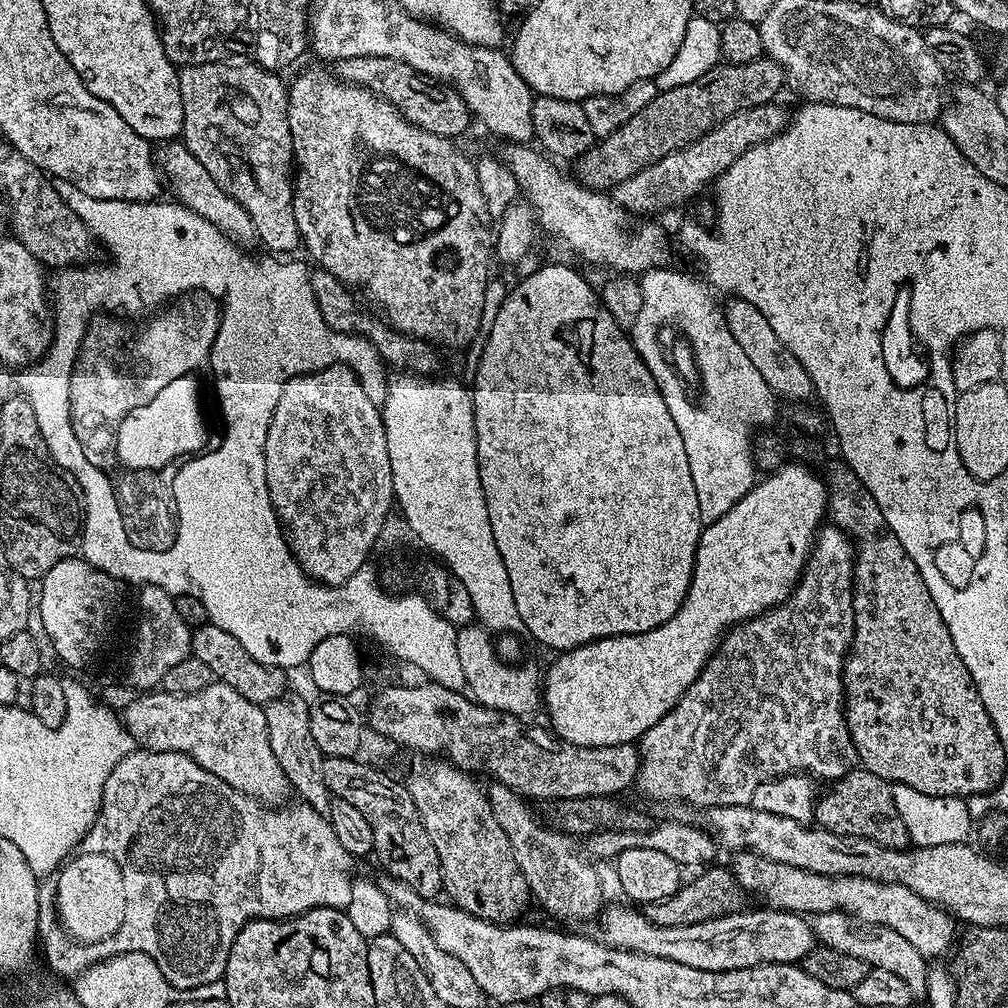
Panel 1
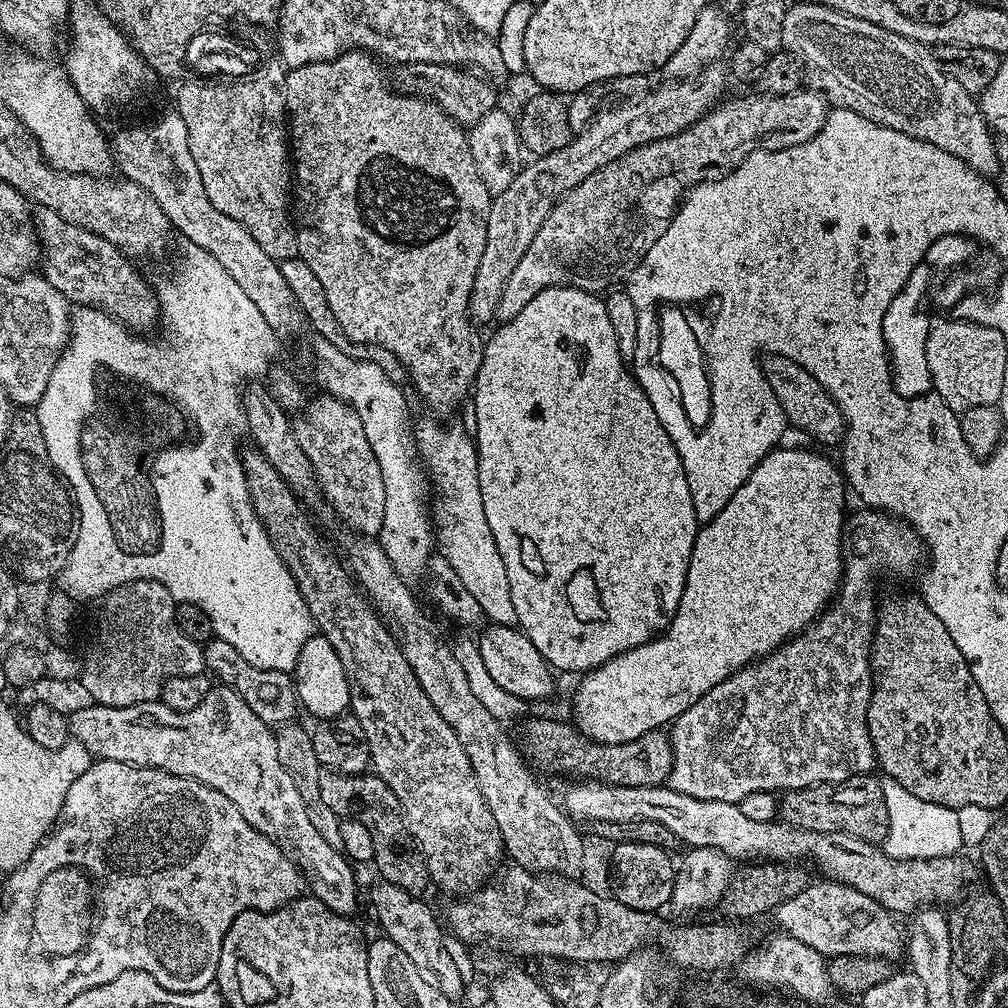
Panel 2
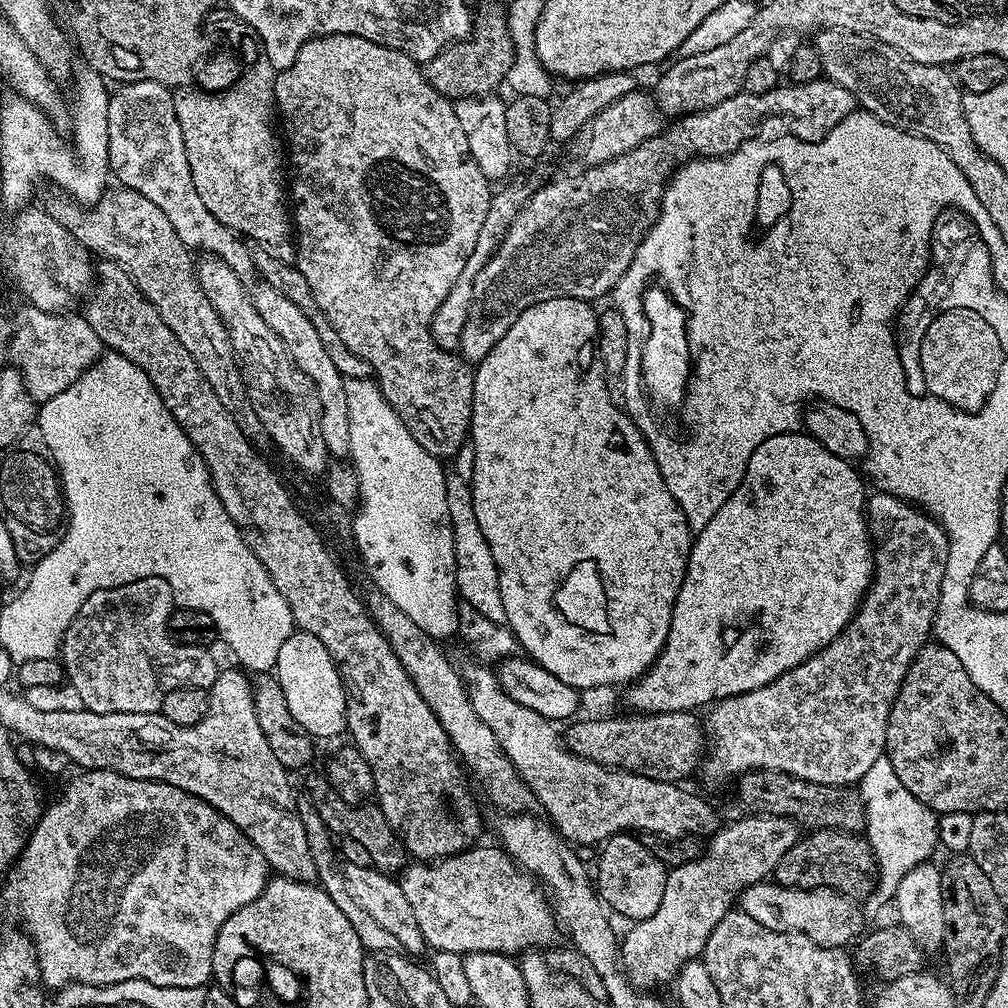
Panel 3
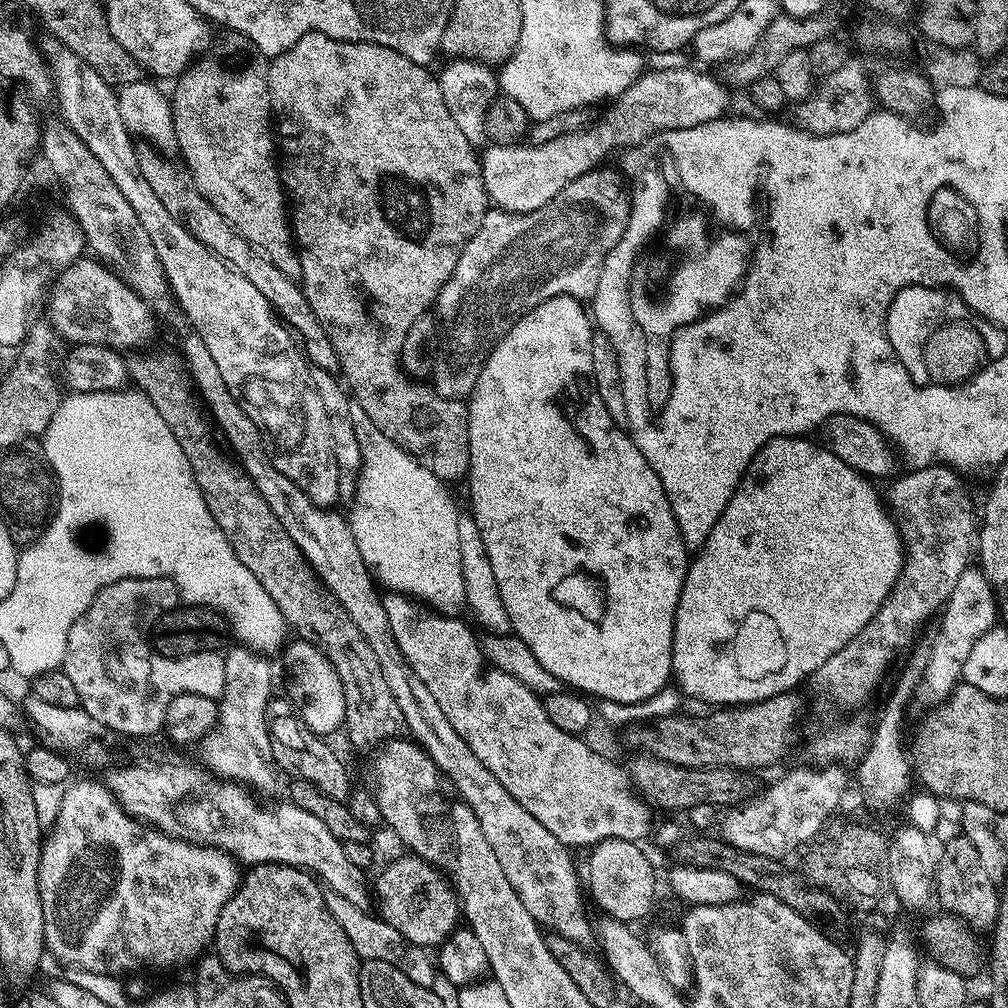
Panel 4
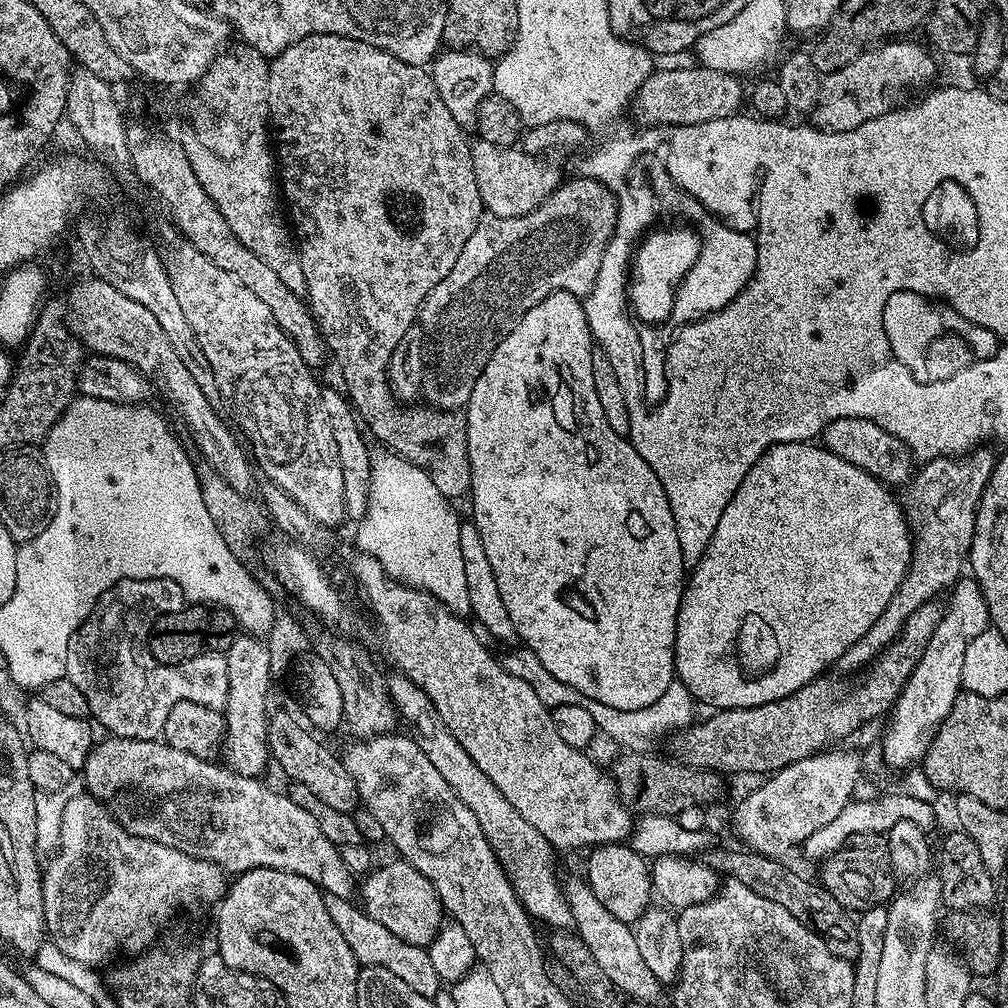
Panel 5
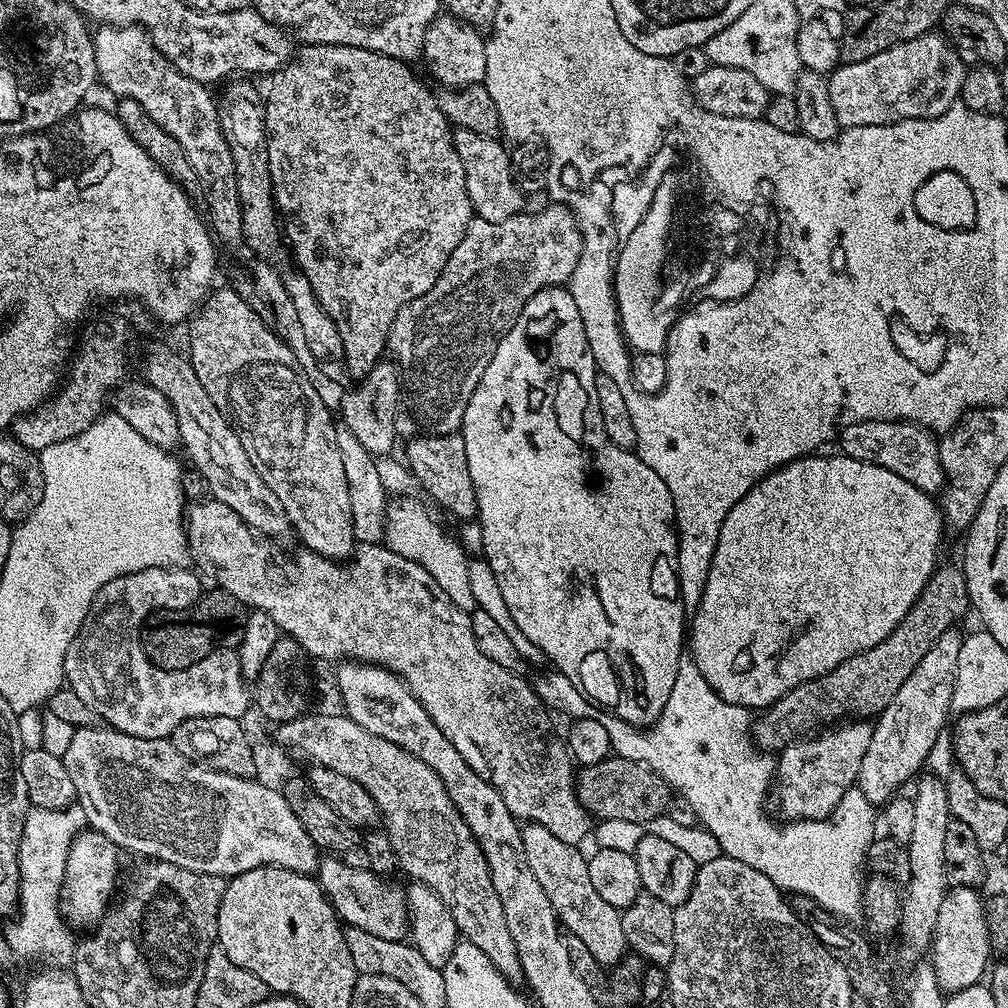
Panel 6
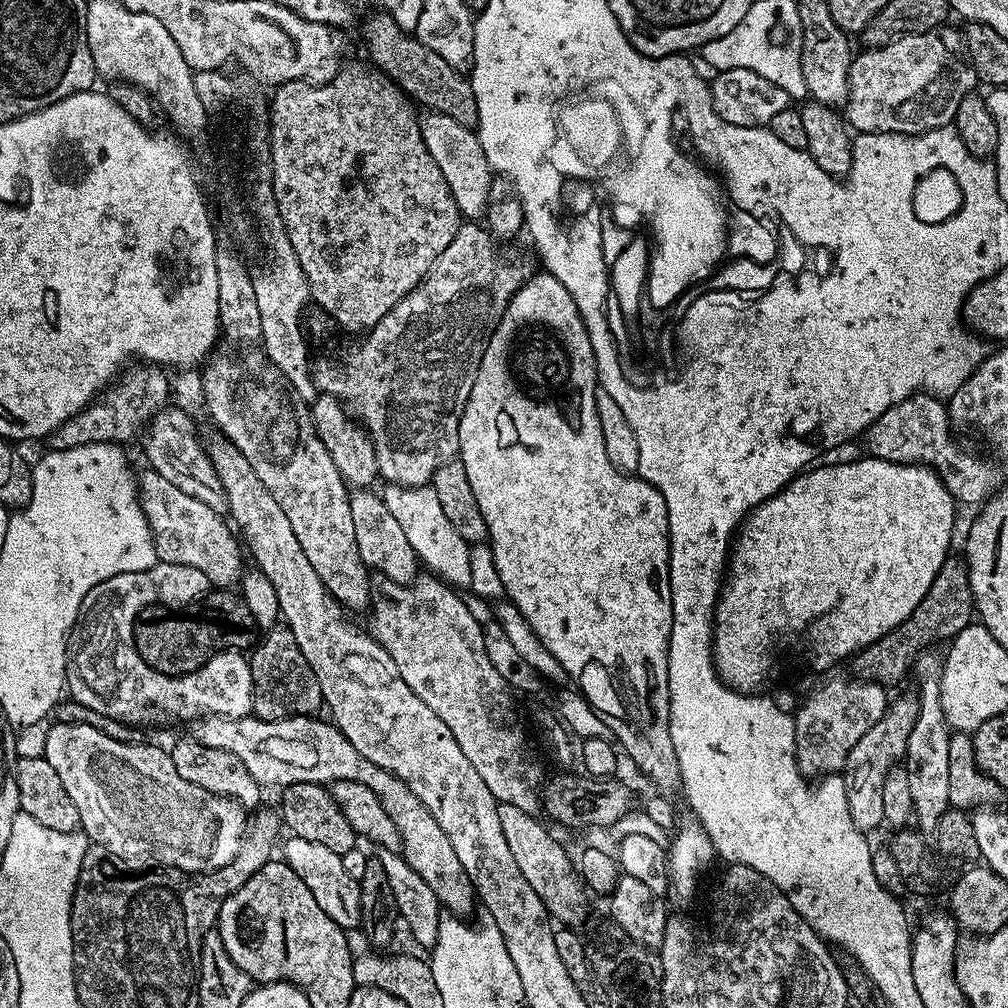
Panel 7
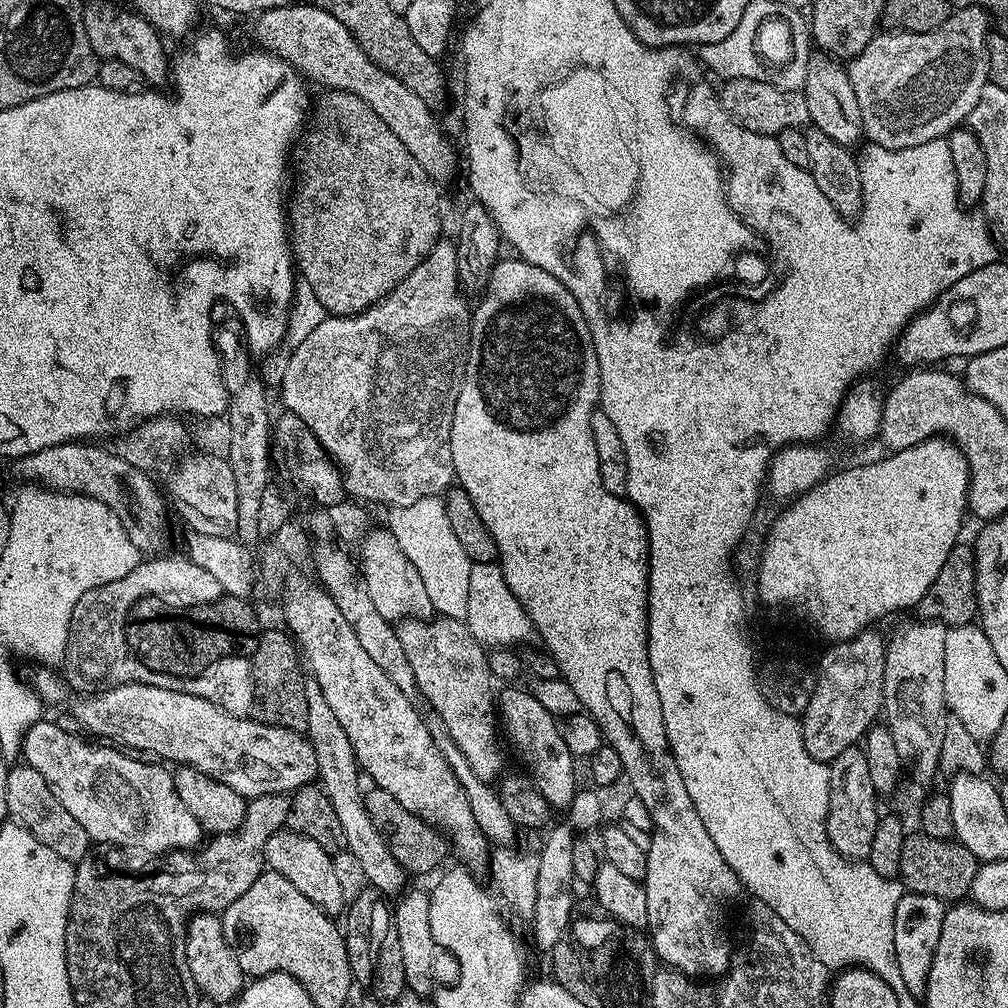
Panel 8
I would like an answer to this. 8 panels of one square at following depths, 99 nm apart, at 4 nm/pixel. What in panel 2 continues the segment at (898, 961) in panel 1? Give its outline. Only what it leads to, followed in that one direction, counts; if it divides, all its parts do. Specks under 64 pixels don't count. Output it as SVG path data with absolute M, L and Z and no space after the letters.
M824 878L821 881L821 884L809 883L808 887L794 894L794 898L786 898L786 902L782 902L775 908L774 917L776 916L776 924L780 927L777 929L783 935L793 936L806 942L810 950L818 950L818 954L822 954L825 958L862 954L870 958L882 958L889 962L896 962L899 956L901 959L906 948L906 940L902 935L902 928L896 925L897 917L893 913L883 908L878 902L874 902L874 898L866 898L862 890L854 890L850 886L840 884L837 880Z

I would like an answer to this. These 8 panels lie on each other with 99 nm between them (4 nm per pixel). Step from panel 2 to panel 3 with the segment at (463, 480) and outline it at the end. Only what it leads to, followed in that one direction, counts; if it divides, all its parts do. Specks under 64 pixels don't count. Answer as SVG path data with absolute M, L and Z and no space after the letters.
M452 482L448 485L448 505L450 522L454 534L454 558L456 559L456 590L461 601L474 606L474 609L490 621L507 625L506 609L502 606L502 590L498 586L498 566L494 566L494 554L486 546L486 537L478 530L478 518L474 518L472 489L467 483Z

